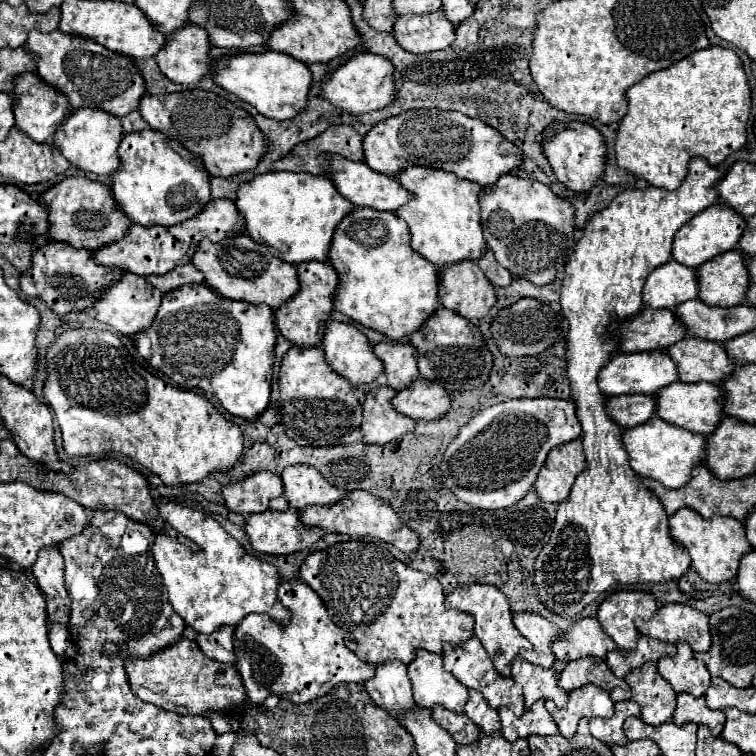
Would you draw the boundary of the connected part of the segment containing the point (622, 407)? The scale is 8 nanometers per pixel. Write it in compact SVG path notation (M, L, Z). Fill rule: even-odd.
M620 395L608 399L610 417L624 429L646 423L656 417L656 397L652 395Z

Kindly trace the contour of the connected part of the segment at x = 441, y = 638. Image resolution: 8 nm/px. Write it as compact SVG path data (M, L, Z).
M344 541L320 551L310 551L298 569L298 577L320 595L332 621L348 633L348 649L366 663L398 659L408 665L420 647L432 653L442 653L444 641L460 645L464 639L468 639L468 635L474 633L474 619L470 613L454 611L444 605L444 591L436 577L404 565L386 547L376 543Z

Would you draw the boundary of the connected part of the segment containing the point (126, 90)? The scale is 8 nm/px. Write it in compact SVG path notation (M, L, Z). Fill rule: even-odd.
M58 29L50 33L32 31L24 47L36 55L36 73L46 83L66 93L74 109L90 107L102 109L116 117L124 117L140 107L140 99L146 93L146 83L132 57L110 51L92 39L68 35Z

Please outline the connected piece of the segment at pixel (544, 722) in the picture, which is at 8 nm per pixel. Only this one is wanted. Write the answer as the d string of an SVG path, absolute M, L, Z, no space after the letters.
M544 699L536 701L524 715L516 717L512 709L500 707L498 709L500 721L502 721L502 735L512 741L518 737L528 737L528 735L552 735L558 733L558 727L550 713L544 707Z

